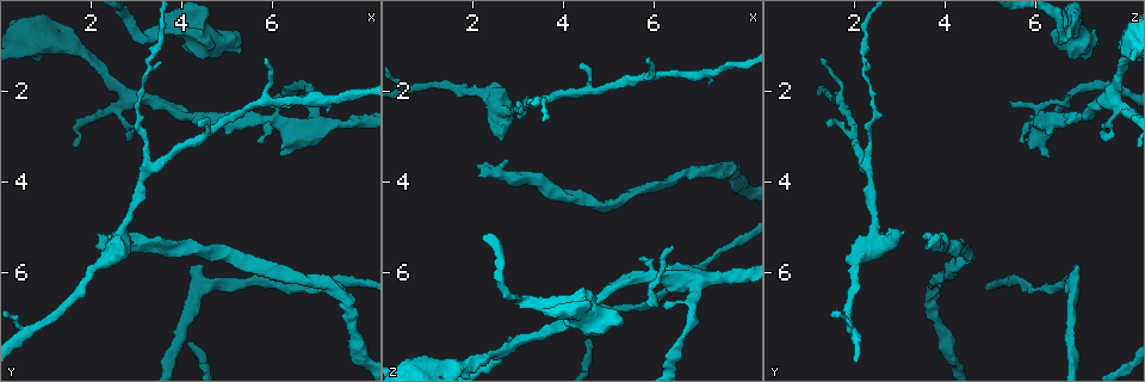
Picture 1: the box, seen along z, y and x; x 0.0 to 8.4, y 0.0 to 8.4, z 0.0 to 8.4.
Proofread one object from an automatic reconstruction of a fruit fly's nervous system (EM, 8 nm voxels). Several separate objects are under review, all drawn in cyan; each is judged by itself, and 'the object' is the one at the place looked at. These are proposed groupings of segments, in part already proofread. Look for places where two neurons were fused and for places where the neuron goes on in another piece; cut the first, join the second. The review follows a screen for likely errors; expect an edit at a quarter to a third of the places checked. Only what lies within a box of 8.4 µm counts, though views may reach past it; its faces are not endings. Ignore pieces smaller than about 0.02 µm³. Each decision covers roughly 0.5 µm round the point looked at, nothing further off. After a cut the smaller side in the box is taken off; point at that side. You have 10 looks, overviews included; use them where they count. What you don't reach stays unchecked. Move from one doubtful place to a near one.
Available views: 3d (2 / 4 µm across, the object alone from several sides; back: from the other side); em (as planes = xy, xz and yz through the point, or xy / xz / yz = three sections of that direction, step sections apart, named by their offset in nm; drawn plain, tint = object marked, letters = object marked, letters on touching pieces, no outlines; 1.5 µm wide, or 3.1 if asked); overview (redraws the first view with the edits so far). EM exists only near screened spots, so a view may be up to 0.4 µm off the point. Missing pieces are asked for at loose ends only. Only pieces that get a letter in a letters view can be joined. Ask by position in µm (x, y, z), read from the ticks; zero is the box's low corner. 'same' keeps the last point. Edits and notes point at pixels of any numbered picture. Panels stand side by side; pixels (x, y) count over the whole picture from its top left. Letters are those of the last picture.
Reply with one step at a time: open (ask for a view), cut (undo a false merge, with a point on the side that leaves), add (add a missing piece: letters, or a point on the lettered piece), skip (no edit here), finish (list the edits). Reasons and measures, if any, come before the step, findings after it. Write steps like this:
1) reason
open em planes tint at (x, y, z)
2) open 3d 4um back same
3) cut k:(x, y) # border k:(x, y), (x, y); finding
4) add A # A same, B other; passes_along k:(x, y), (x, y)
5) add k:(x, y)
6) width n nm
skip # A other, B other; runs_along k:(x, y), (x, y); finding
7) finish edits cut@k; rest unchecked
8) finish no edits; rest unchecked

thick end
open em xy step 4 letters at (5.25, 1.15, 7.05)

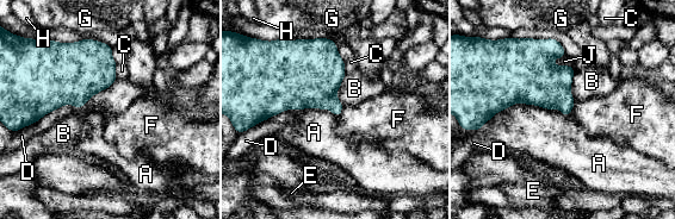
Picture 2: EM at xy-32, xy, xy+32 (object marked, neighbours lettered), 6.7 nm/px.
open em planes letters same

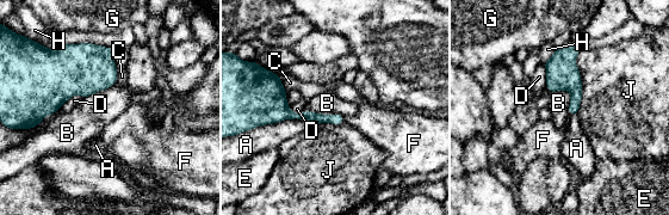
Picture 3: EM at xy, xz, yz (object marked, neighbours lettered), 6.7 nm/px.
longest_contact D 440 nm
skip # A other, B other, C other, D other, E other, F other, G other, H other, J other; no lettered piece goes on from it

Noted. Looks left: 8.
sharp bend
open em planes tint at (3.10, 0.85, 6.55)

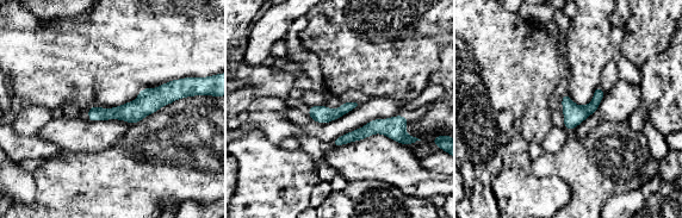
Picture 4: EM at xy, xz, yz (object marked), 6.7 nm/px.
open em planes letters same

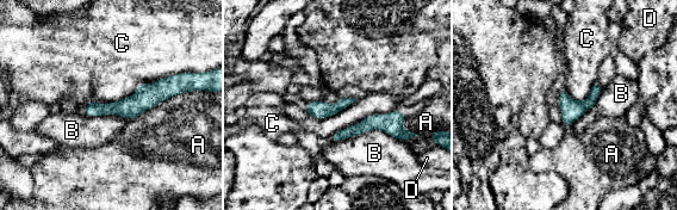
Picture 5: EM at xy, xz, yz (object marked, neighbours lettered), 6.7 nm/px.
longest_contact C 700 nm
skip # A other, B other, C other, D other; border 5:(182, 72), (86, 104); all the same neuron

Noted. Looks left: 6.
branch stops here
open em yz step 4 tint at (2.15, 5.20, 3.85)

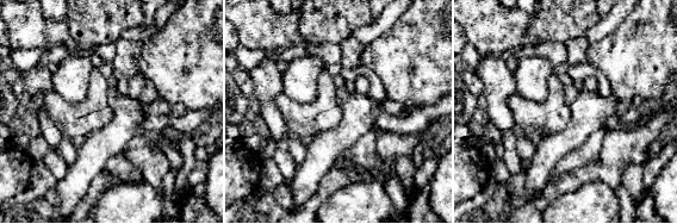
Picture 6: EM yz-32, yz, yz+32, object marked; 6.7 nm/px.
open em planes letters same

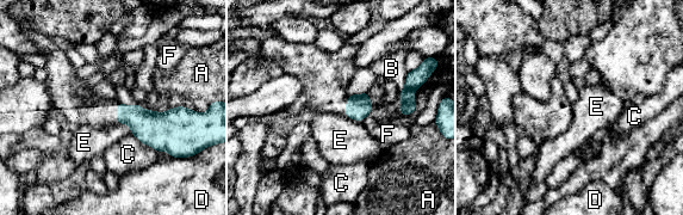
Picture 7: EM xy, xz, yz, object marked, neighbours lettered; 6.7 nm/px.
skip # A other, B other, C other, D other, E other, F other; border 7:(116, 123), (125, 123), (131, 133); no lettered piece goes on from it

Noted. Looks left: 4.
thin end
open 3d 4um at (5.85, 1.35, 1.25)

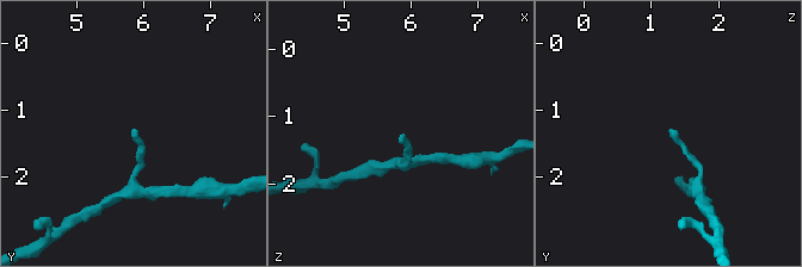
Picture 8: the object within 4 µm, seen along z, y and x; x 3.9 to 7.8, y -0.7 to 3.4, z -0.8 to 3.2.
open em planes tint at (5.80, 1.35, 1.25)

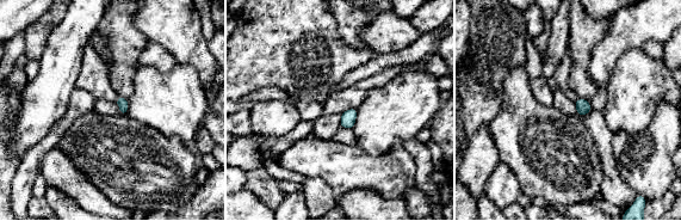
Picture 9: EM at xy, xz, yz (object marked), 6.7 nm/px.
open em planes letters same

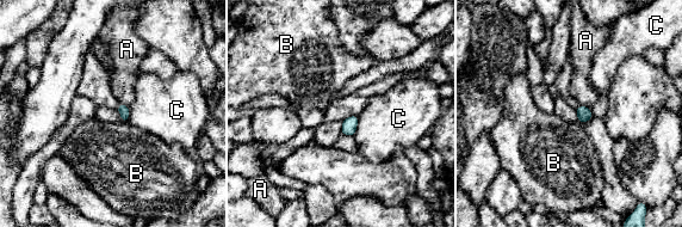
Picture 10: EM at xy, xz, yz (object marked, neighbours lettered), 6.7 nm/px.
width 70 nm; longest_contact C 140 nm
skip # A other, B other, C other; no lettered piece goes on from it

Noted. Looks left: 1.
finish no edits; rest unchecked

